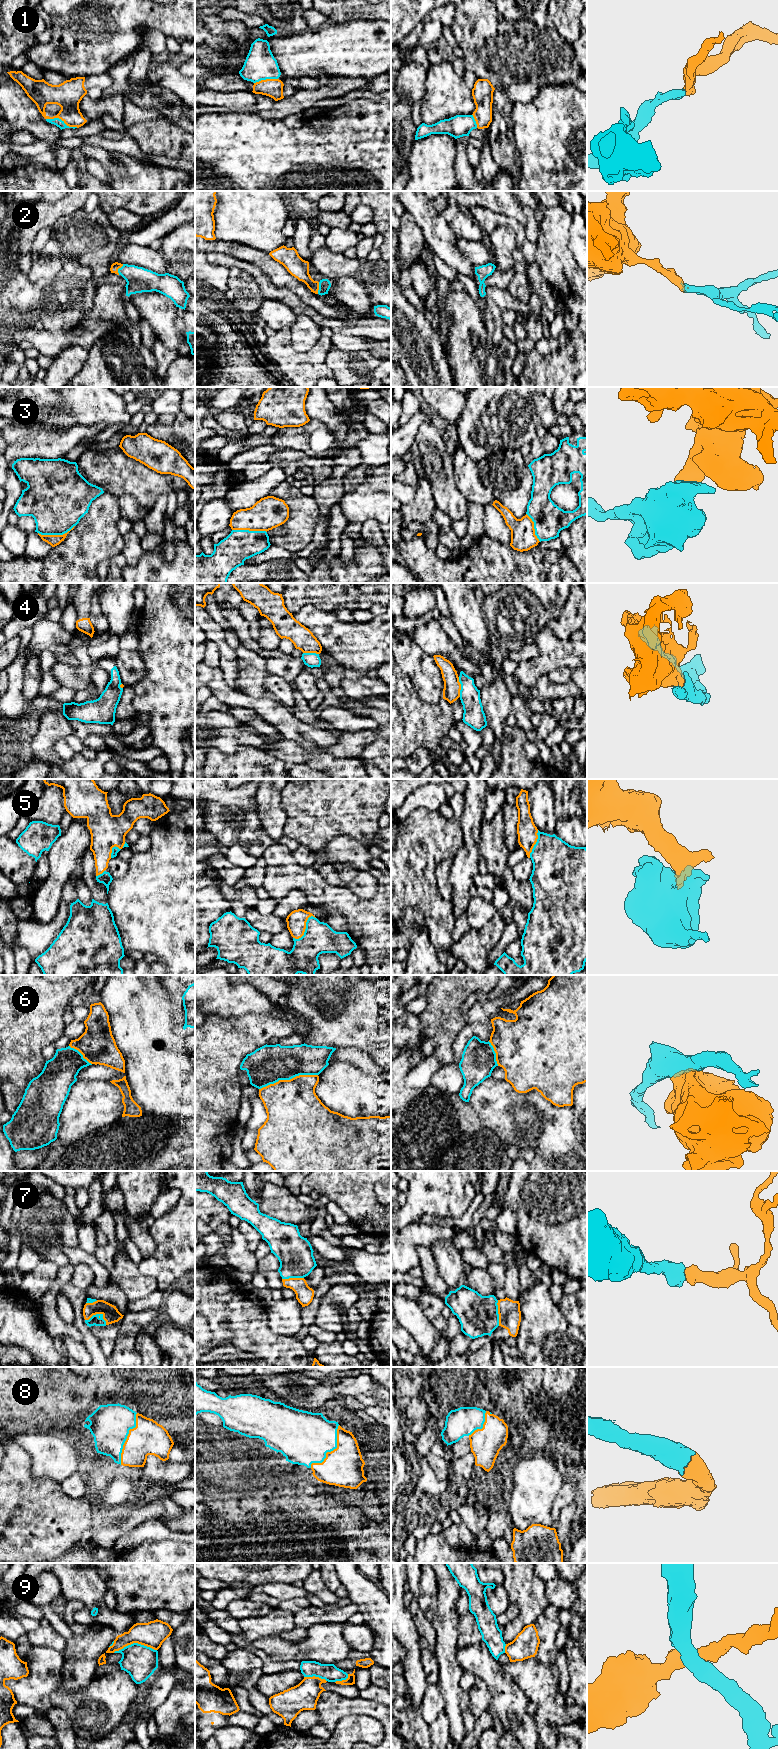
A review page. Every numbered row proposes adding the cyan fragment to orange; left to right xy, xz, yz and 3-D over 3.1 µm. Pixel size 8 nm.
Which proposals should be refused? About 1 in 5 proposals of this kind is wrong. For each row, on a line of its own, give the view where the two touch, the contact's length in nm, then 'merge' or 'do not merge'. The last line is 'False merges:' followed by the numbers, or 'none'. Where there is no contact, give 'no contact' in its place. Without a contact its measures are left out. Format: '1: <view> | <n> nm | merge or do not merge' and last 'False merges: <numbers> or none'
1: xy | 260 nm | merge
2: xy | 100 nm | merge
3: xy | 300 nm | do not merge
4: yz | 160 nm | do not merge
5: xz | 260 nm | merge
6: xz | 480 nm | do not merge
7: xy | 180 nm | merge
8: xz | 420 nm | merge
9: xy | 360 nm | do not merge
False merges: 3, 4, 6, 9

